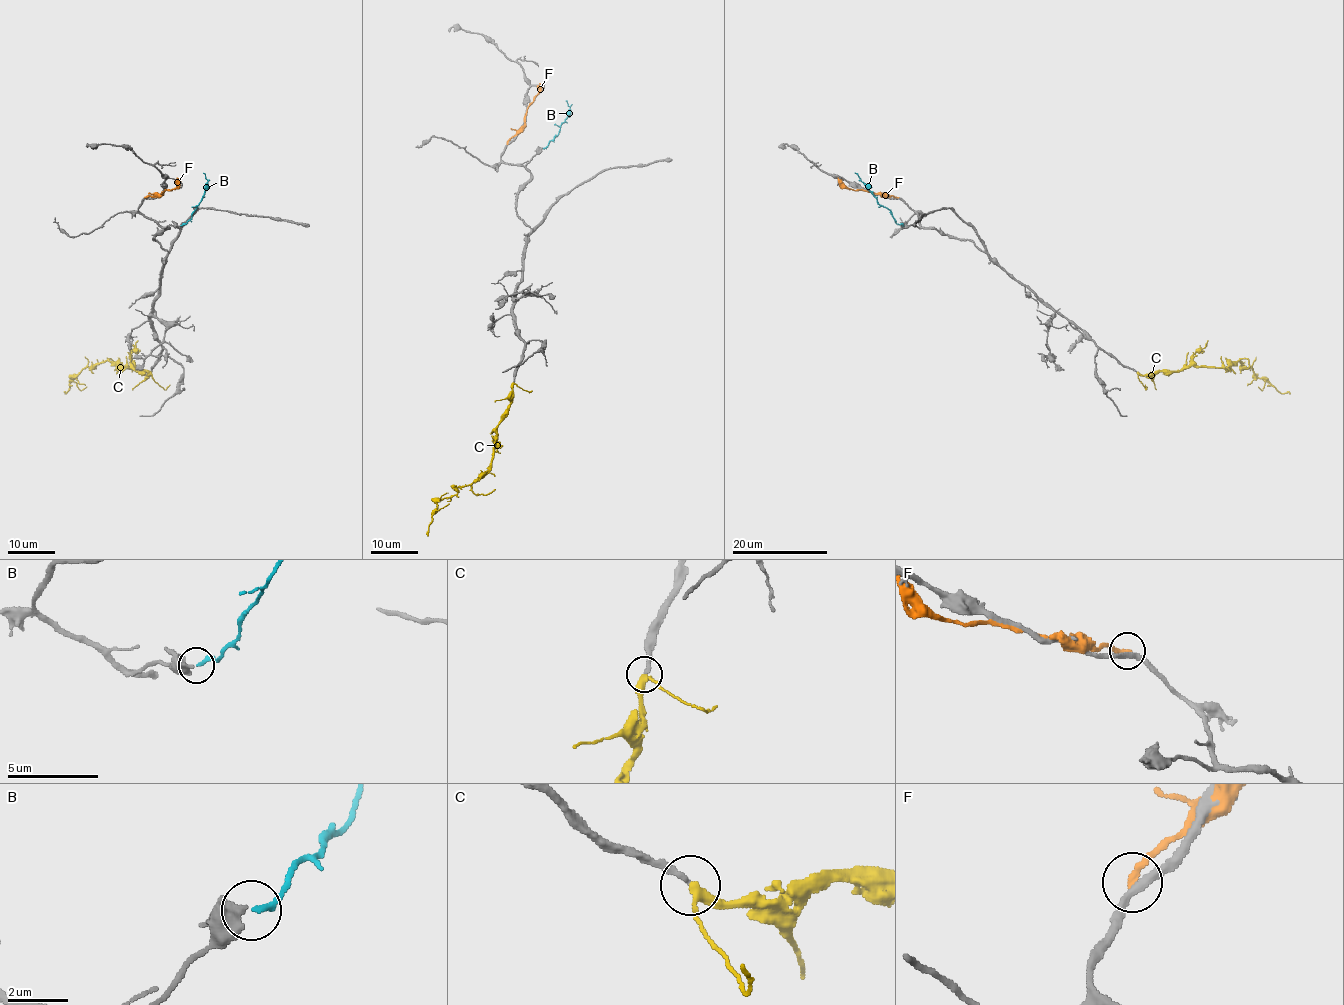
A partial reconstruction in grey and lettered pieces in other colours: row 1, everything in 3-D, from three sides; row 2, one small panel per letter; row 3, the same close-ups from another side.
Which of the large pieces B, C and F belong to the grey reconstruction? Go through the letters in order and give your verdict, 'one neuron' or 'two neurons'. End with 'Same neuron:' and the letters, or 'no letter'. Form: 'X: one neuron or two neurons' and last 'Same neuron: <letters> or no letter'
B: one neuron
C: one neuron
F: two neurons
Same neuron: B, C

